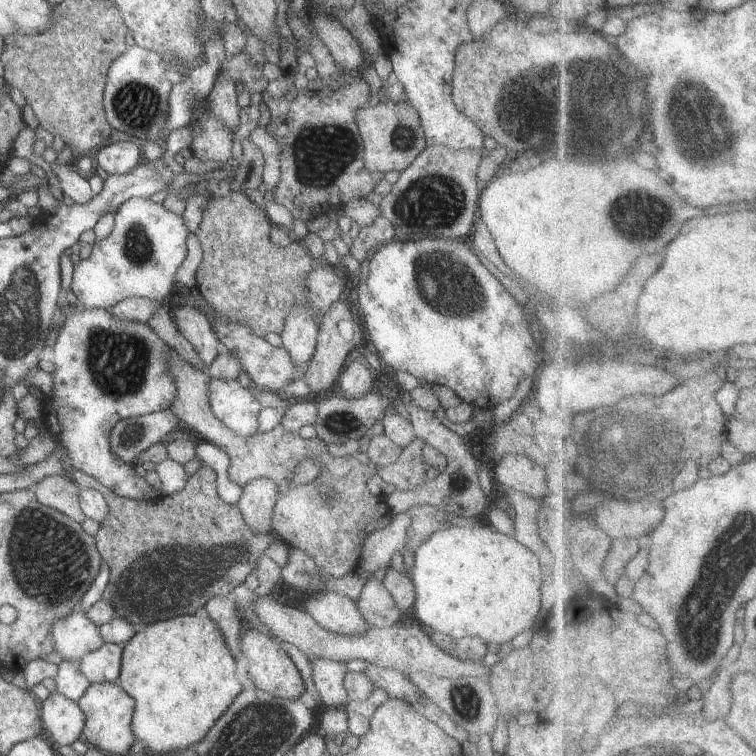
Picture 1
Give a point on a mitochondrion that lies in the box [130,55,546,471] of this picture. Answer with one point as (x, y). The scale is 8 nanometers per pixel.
(439, 277)

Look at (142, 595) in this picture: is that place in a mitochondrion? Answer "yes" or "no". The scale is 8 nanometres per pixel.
yes

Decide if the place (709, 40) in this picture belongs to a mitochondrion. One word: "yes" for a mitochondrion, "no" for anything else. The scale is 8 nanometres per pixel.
no

